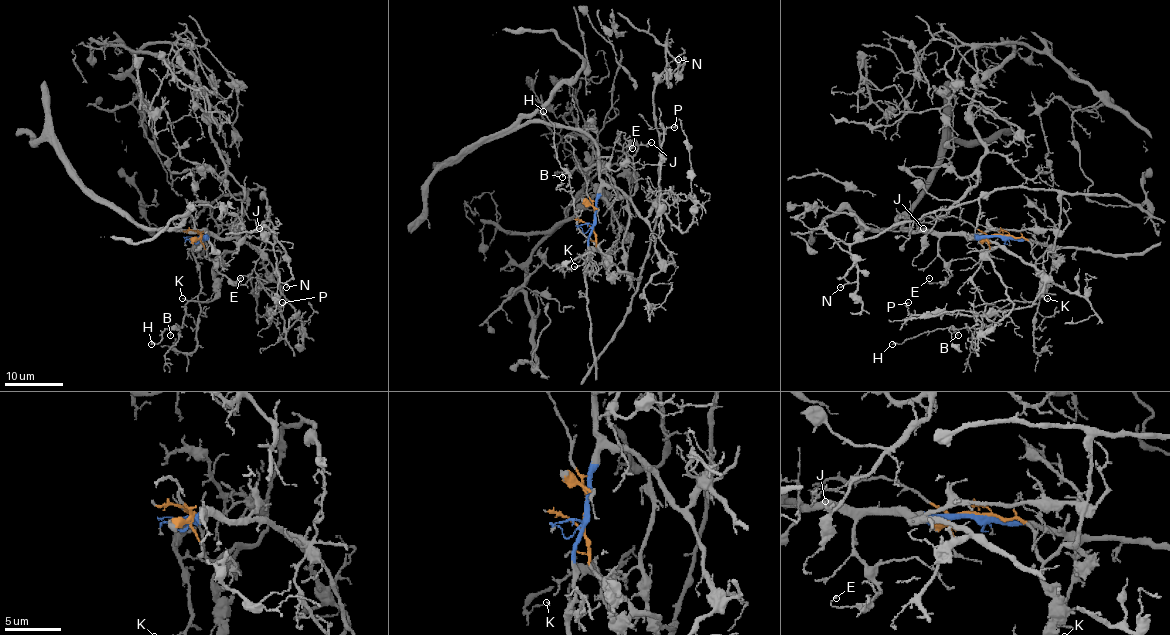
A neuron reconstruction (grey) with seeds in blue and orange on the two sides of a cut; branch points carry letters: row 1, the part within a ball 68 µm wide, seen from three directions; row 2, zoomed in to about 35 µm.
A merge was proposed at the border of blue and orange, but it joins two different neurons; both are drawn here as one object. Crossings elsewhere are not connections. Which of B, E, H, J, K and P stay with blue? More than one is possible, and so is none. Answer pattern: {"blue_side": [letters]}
{"blue_side": ["E", "J", "K", "P"]}

